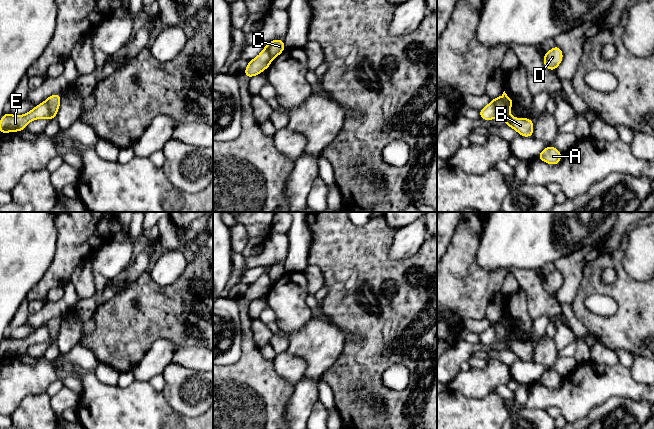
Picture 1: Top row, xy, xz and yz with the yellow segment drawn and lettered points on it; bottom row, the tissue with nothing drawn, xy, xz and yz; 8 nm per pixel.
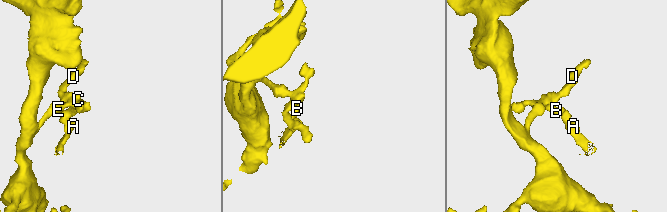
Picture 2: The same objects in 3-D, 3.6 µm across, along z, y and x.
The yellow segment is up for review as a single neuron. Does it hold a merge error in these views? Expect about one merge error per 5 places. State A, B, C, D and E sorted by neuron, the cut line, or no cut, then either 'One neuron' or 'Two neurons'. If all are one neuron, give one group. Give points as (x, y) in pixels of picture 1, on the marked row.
Groups: A B C / D E. Split along xy (44, 101), (48, 105), (51, 114), (50, 119). Two neurons

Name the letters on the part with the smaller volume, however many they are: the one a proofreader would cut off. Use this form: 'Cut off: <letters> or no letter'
Cut off: A, B, C

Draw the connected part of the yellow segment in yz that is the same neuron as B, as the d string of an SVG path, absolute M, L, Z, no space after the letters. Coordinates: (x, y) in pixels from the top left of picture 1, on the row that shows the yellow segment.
M502 97L491 99L495 105L495 118L504 120L507 127L516 130L519 136L533 138L534 122L527 118L515 118L510 115L510 108L504 103Z

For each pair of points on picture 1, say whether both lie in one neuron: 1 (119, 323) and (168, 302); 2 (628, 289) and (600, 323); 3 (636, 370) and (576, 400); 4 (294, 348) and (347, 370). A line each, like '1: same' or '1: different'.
1: same
2: same
3: different
4: different

